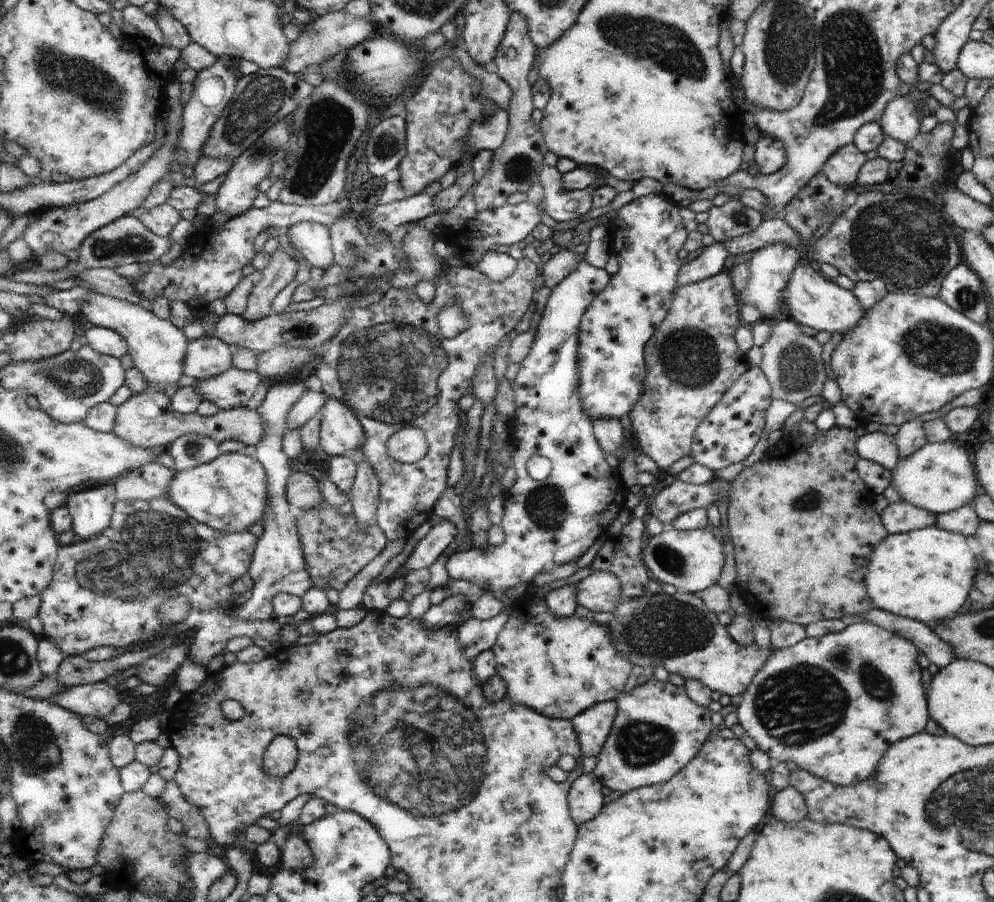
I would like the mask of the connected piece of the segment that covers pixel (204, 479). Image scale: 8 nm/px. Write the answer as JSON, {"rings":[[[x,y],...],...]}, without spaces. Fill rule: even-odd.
{"rings":[[[223,452],[215,460],[178,471],[168,488],[169,500],[185,509],[201,524],[224,533],[246,531],[255,522],[264,520],[268,507],[268,474],[262,462],[244,452]]]}

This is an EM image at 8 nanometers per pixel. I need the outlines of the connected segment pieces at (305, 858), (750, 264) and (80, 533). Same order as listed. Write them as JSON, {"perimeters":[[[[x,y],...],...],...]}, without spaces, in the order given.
{"perimeters":[[[[299,828],[293,830],[286,839],[282,850],[281,867],[292,871],[300,871],[315,866],[314,851],[307,846]]],[[[767,243],[763,248],[757,249],[746,262],[750,278],[743,292],[738,292],[738,295],[741,297],[742,304],[751,304],[761,312],[759,321],[773,321],[772,318],[779,312],[779,305],[782,303],[781,291],[784,290],[786,280],[800,262],[798,250],[785,243]]],[[[113,482],[96,486],[88,485],[82,488],[81,492],[77,492],[77,489],[73,489],[70,492],[66,506],[74,520],[73,534],[79,538],[80,542],[89,542],[95,536],[103,534],[105,530],[110,529],[118,496]]]]}

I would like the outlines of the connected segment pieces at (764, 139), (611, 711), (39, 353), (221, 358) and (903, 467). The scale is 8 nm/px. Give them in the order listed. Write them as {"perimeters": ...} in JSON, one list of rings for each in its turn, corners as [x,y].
{"perimeters":[[[[759,131],[756,138],[752,164],[756,166],[759,175],[770,175],[779,170],[786,161],[786,150],[781,140]]],[[[616,701],[596,704],[573,718],[584,756],[598,757],[614,728],[618,713]]],[[[63,316],[58,321],[49,319],[15,325],[15,340],[7,346],[11,361],[32,361],[69,351],[75,340],[72,317]]],[[[204,336],[188,341],[183,372],[186,379],[201,380],[214,377],[233,366],[228,342],[222,338]]],[[[926,442],[913,454],[896,462],[896,467],[890,470],[888,486],[897,492],[901,501],[936,515],[955,510],[973,500],[976,496],[973,474],[974,467],[959,444]]]]}

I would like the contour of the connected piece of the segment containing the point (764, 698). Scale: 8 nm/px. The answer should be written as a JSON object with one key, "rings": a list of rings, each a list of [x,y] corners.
{"rings":[[[854,623],[846,626],[841,632],[829,633],[817,638],[805,637],[797,644],[790,647],[773,649],[772,655],[765,661],[760,672],[754,676],[748,688],[741,693],[741,702],[736,707],[735,716],[737,722],[742,726],[756,748],[762,750],[770,759],[776,761],[793,762],[799,769],[818,776],[821,780],[826,780],[832,785],[848,787],[869,778],[876,769],[885,749],[889,748],[896,740],[904,739],[924,730],[927,724],[928,714],[926,711],[926,700],[924,689],[921,687],[922,668],[917,665],[917,648],[903,637],[883,630],[869,623]]]}

